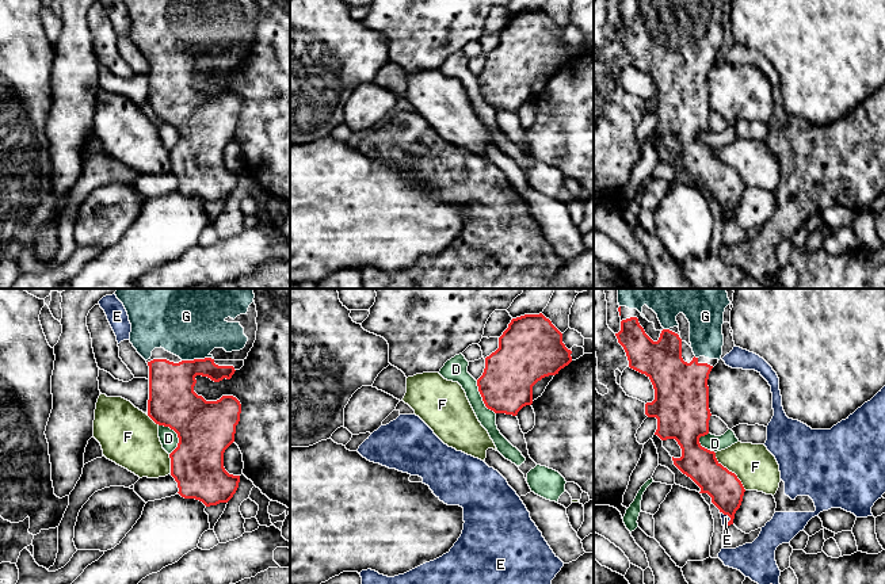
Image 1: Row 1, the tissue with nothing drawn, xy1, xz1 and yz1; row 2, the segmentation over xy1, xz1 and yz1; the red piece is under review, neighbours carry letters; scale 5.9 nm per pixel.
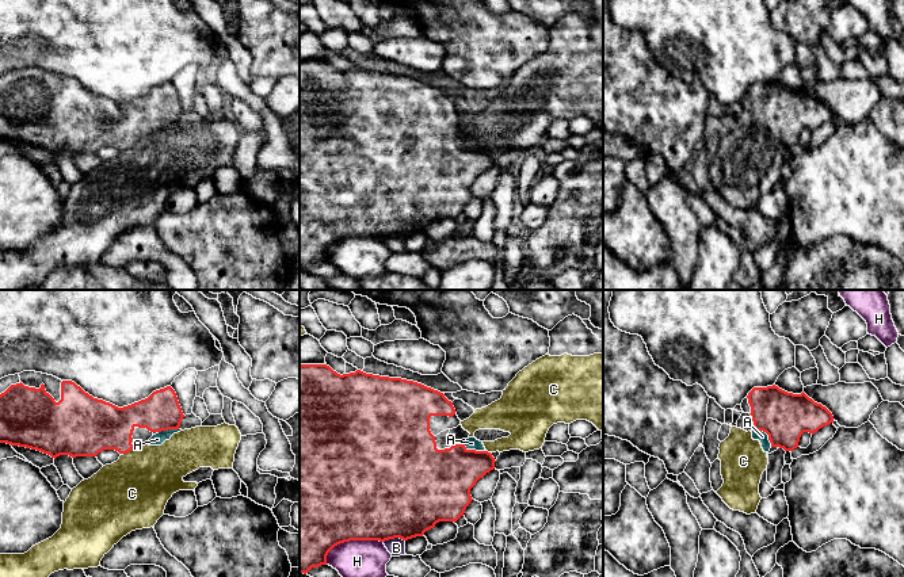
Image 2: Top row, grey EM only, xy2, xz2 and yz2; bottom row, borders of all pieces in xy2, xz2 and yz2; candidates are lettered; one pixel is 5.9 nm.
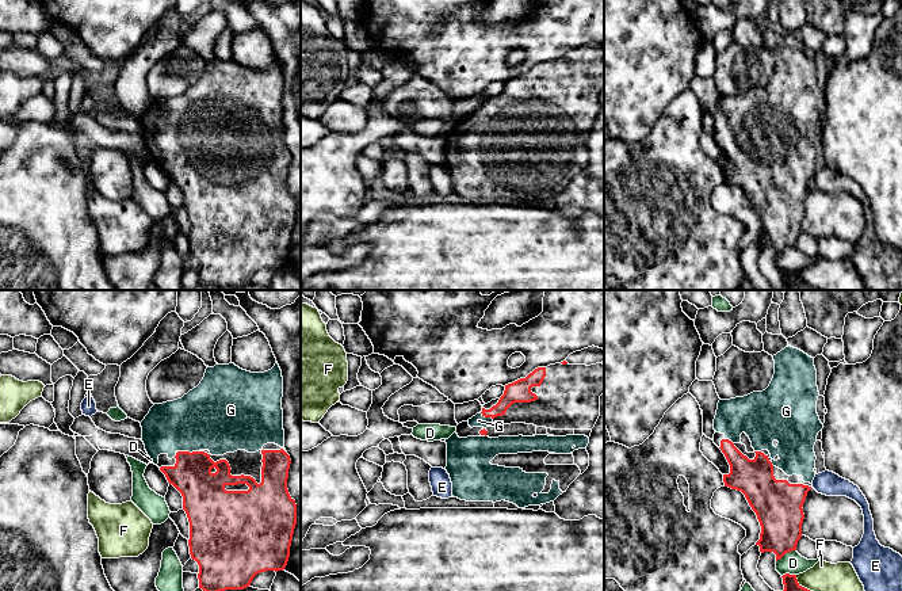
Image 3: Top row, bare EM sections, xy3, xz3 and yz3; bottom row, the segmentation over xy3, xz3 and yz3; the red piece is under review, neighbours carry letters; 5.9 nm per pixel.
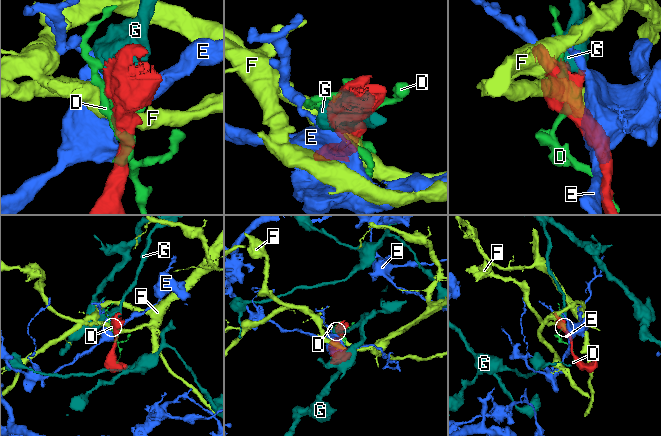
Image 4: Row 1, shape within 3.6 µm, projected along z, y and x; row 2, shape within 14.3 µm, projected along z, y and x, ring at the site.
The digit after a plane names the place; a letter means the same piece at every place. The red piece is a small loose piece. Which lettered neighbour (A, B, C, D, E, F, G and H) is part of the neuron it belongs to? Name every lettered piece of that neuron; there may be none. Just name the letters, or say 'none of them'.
G

